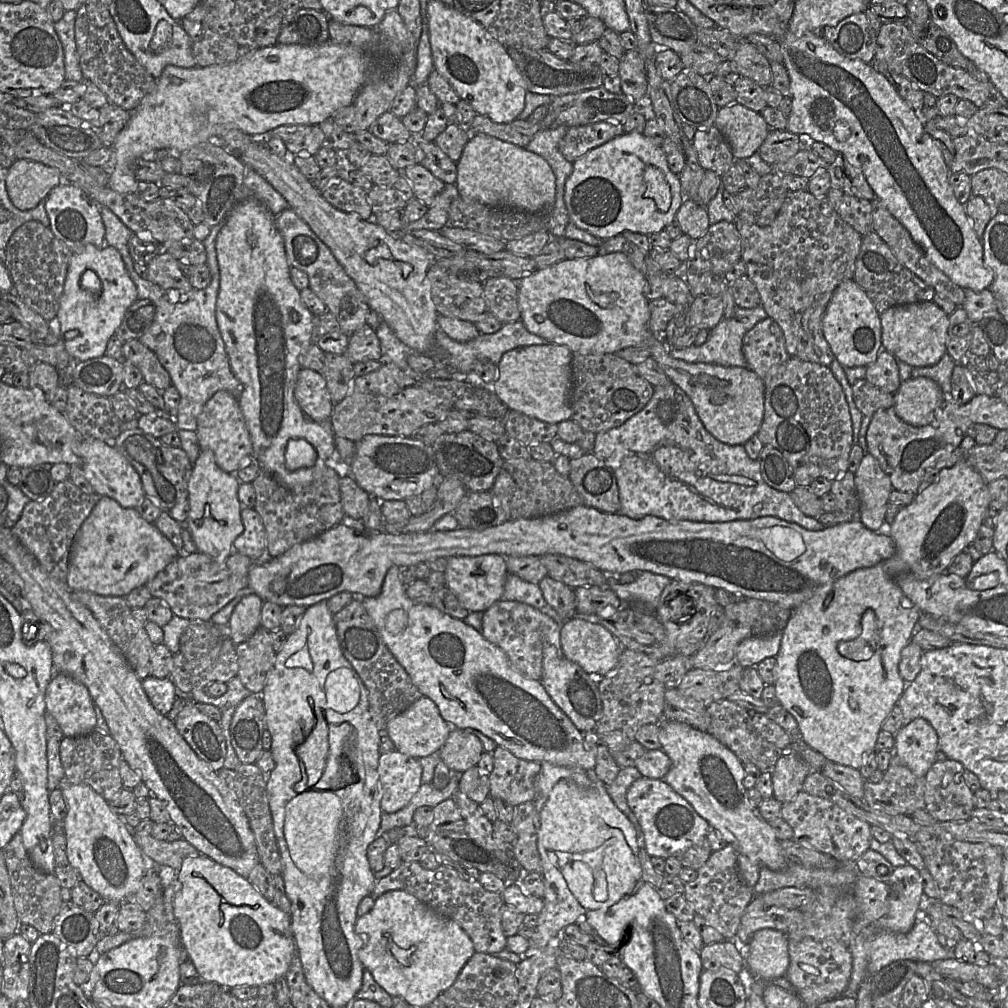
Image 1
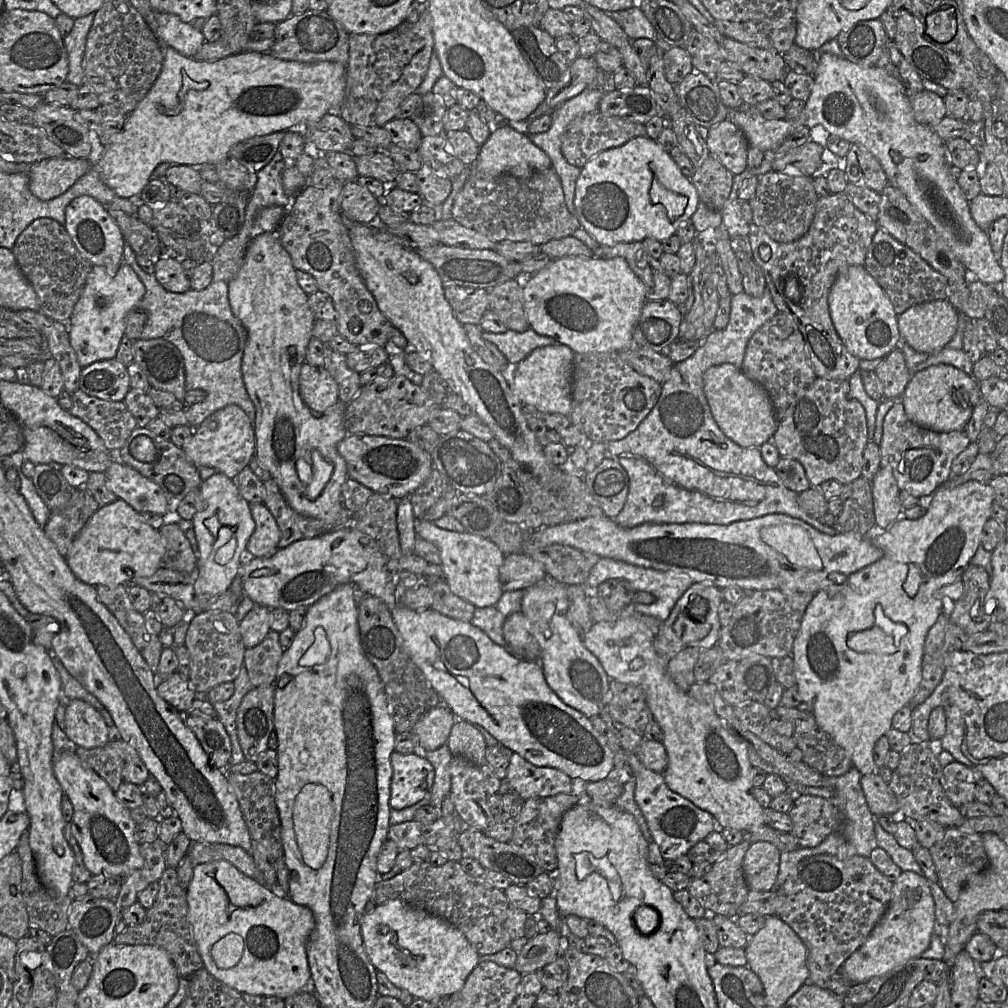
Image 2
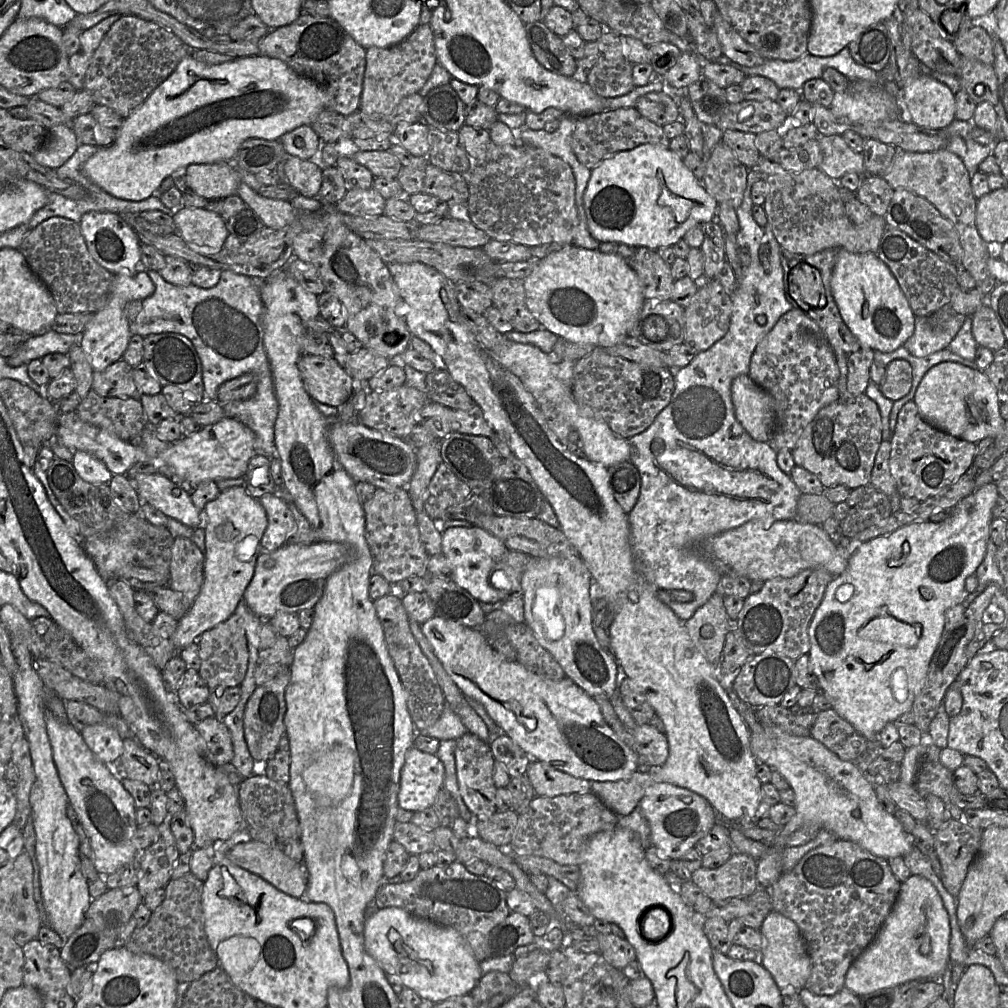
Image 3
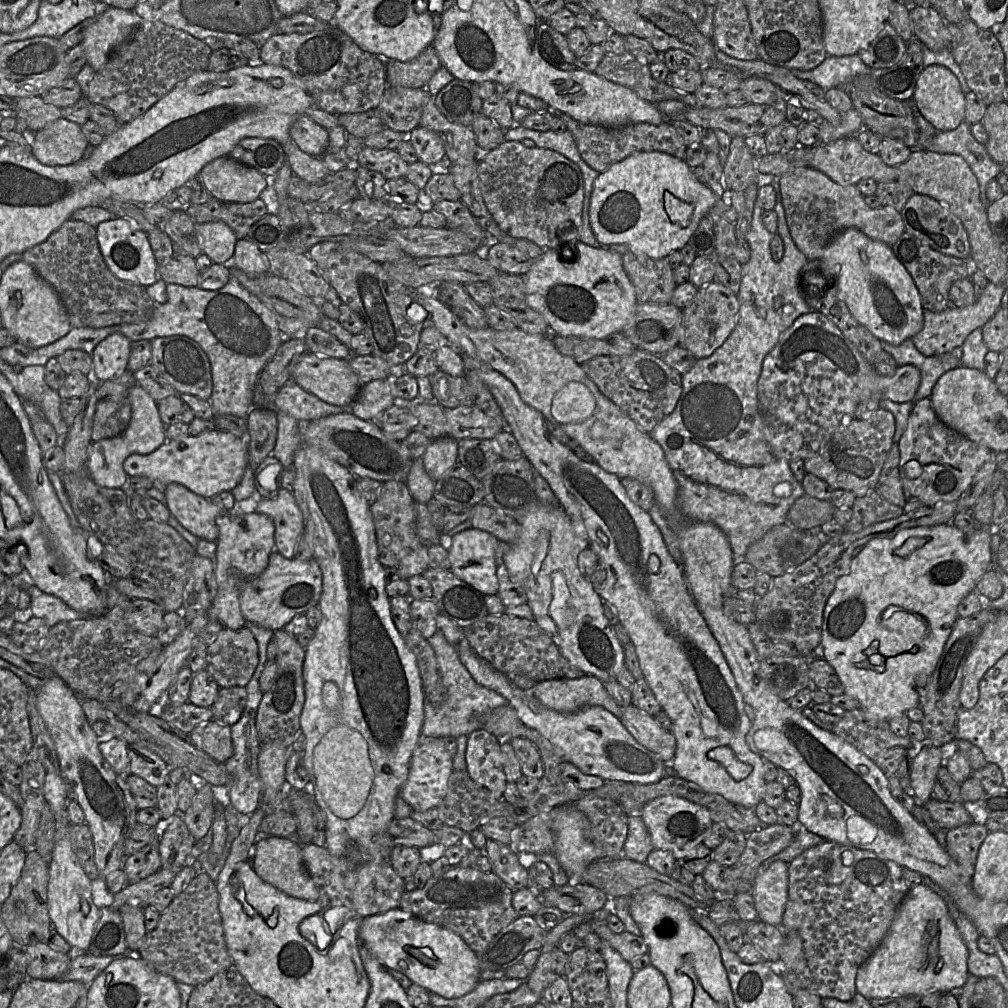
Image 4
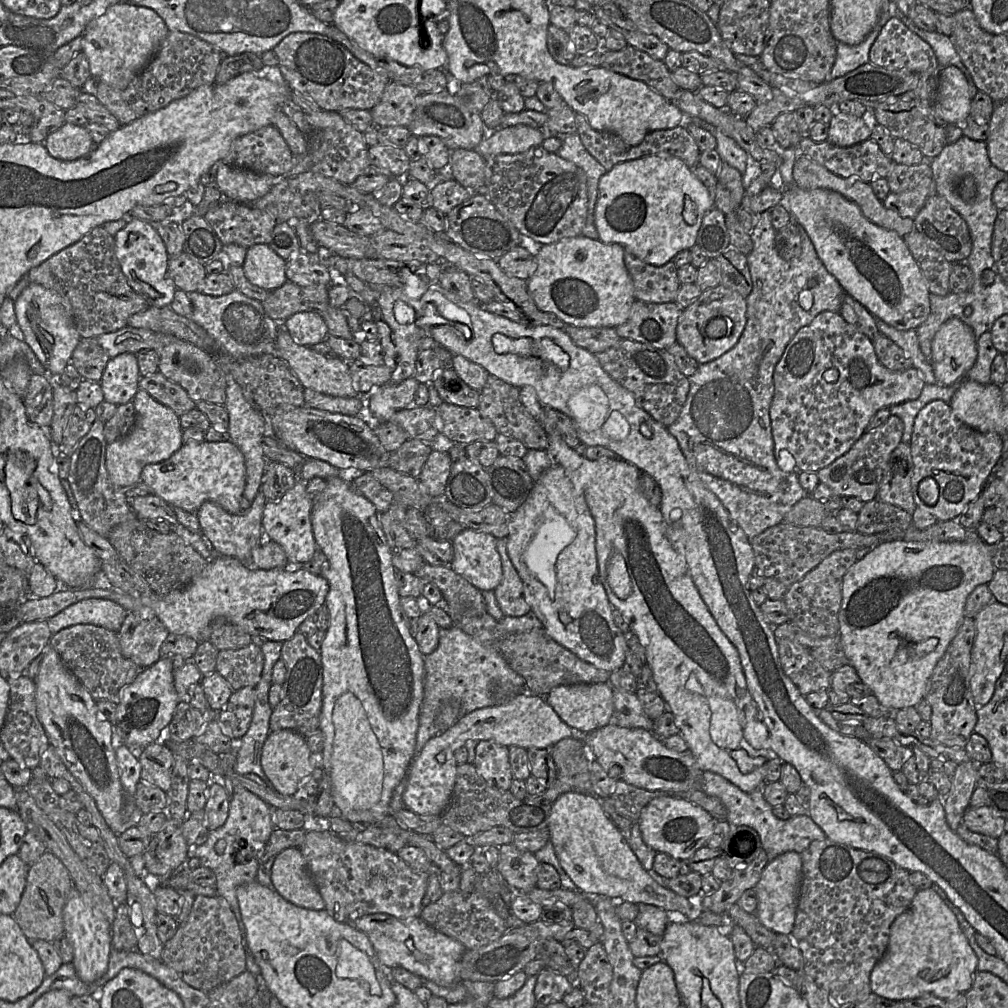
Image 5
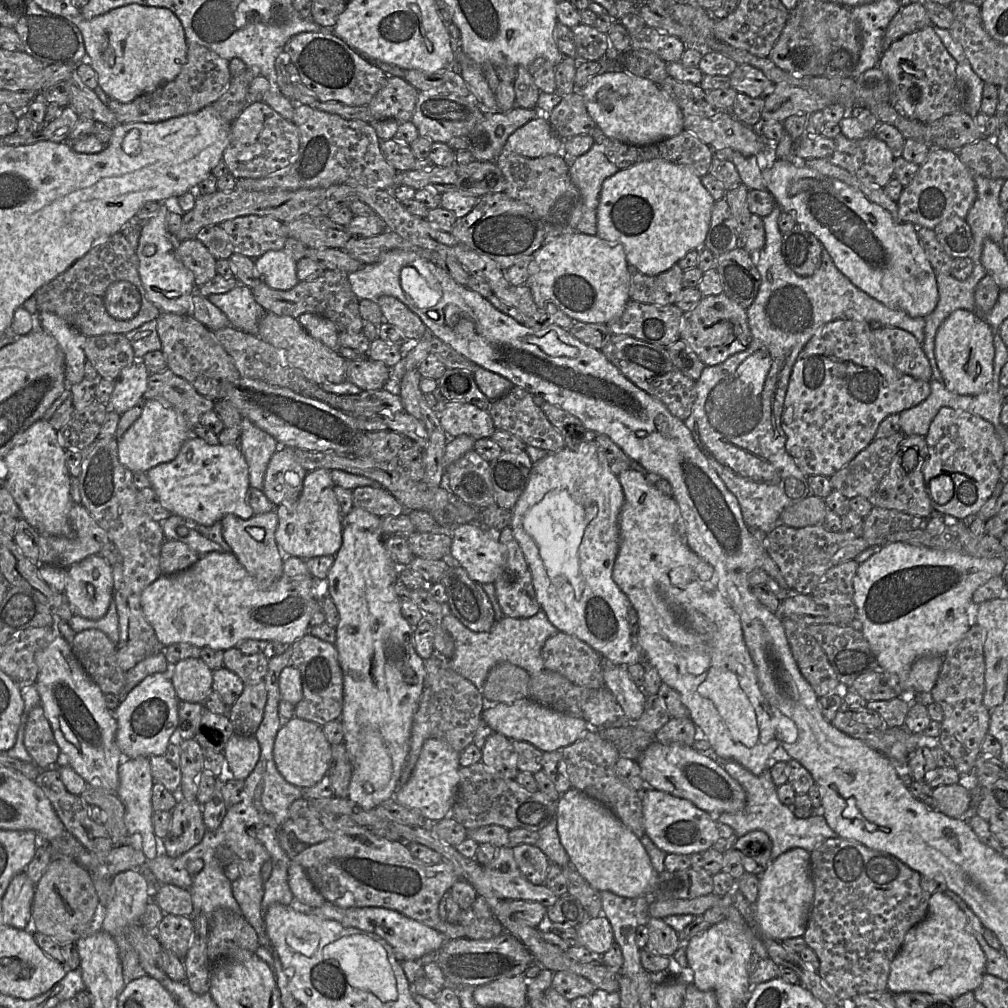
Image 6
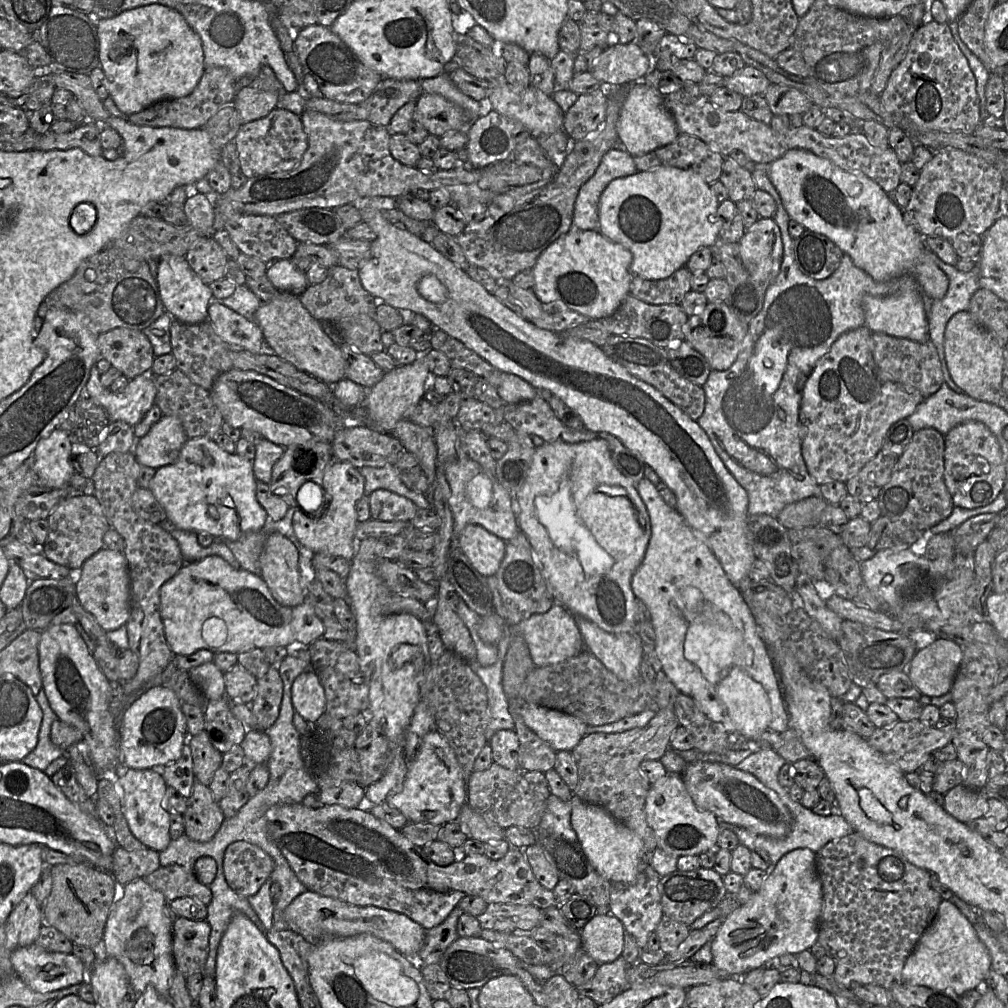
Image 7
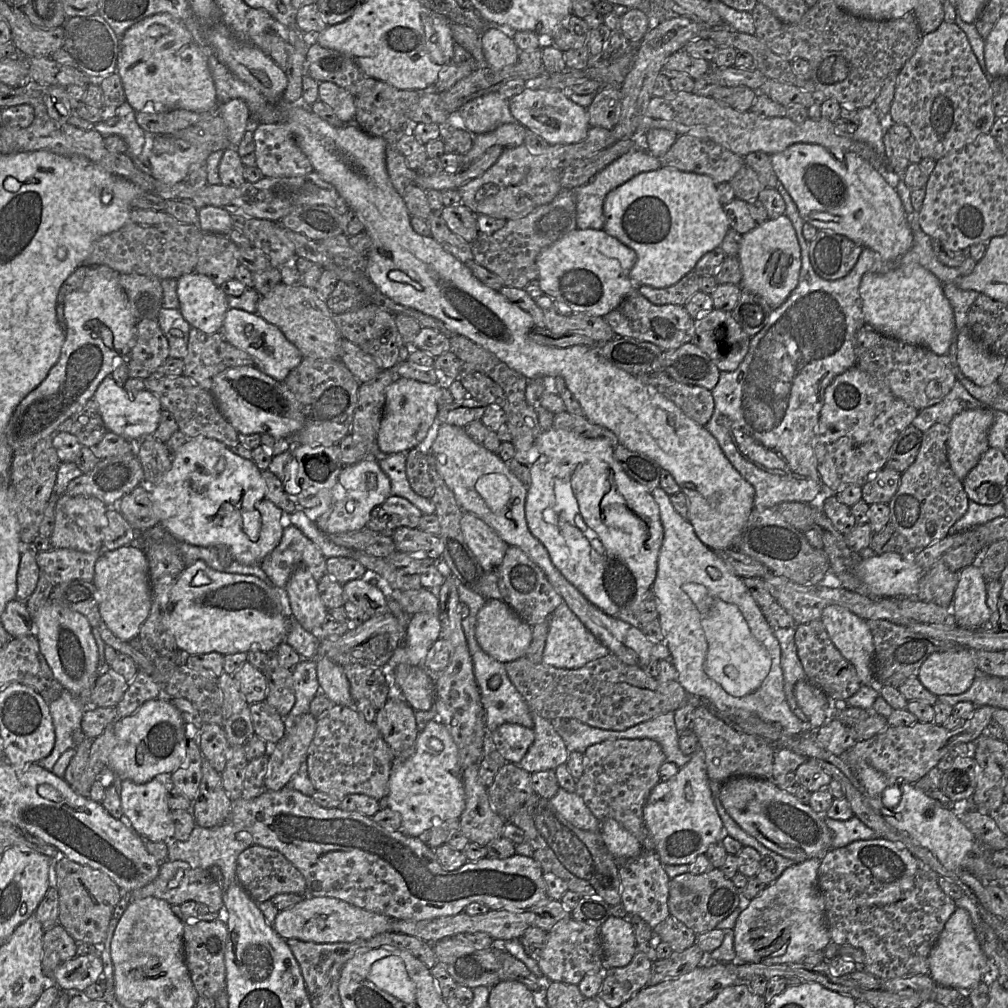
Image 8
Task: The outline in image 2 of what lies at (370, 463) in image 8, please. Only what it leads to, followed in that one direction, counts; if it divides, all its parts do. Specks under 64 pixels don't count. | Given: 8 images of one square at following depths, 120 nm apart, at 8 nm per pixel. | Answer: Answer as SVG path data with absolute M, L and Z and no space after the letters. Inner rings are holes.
M249 503L255 521L255 530L250 536L246 550L255 557L271 555L279 549L280 531L275 518L263 503Z

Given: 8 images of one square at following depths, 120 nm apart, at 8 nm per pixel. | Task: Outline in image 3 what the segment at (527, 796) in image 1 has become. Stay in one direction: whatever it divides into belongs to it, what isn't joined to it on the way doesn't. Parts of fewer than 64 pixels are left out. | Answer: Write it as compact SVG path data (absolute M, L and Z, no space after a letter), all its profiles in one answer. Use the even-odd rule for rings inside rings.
M531 760L525 776L530 780L536 796L553 797L565 794L591 792L591 781L576 778L557 770L545 762Z

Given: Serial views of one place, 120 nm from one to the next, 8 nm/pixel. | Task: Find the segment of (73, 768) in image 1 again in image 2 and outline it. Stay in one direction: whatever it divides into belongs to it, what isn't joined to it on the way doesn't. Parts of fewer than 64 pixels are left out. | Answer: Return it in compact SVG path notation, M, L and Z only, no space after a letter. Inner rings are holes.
M109 740L101 747L87 749L76 746L74 749L81 761L104 779L114 792L123 782L123 760L116 750L116 743L117 740Z

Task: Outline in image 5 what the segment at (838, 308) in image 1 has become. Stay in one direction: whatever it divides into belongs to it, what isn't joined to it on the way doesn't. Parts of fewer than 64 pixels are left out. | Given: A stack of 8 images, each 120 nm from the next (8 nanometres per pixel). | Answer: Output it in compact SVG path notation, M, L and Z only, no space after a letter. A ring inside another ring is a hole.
M792 185L789 188L783 188L783 203L781 204L784 204L787 207L792 218L805 229L818 257L824 264L827 271L836 278L847 295L858 301L875 318L883 320L885 323L898 330L917 329L922 323L924 323L930 313L930 291L921 269L909 251L904 238L901 237L897 232L887 230L873 224L863 215L861 209L856 203L848 200L838 192L828 189L803 189L796 185Z

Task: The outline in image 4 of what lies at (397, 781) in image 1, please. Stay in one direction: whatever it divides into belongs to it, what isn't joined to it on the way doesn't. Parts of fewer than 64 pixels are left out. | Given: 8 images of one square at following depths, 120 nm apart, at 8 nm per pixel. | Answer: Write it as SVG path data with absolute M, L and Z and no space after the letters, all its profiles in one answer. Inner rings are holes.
M443 737L423 738L413 752L408 778L399 795L415 812L437 809L446 796L453 771L453 755L446 750Z

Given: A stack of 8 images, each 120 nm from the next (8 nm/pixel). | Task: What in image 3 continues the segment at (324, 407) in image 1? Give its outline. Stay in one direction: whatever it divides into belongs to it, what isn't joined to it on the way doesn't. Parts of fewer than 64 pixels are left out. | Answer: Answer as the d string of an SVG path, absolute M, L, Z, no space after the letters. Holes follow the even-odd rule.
M302 355L298 368L314 402L341 407L357 388L354 378L334 358Z

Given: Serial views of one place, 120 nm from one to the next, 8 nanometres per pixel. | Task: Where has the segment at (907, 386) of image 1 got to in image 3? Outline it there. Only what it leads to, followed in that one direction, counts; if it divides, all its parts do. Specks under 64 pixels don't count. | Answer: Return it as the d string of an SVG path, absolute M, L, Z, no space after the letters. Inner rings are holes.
M957 362L933 366L921 380L913 401L920 415L931 425L974 444L984 438L995 438L1005 424L1000 414L1000 391L983 371Z

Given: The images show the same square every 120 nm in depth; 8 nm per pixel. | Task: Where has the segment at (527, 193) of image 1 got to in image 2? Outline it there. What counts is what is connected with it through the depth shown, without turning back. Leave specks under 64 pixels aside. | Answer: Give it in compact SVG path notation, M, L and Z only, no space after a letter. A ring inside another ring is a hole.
M508 123L496 128L480 146L479 155L473 166L477 175L499 176L512 175L517 178L527 178L535 172L544 171L552 167L550 158L537 147L527 134L512 128Z

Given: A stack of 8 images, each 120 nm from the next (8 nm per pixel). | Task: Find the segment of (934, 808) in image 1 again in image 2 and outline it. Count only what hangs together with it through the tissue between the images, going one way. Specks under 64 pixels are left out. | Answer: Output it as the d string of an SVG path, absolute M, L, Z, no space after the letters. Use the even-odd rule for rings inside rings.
M957 761L942 769L941 784L950 802L961 808L975 800L976 783L971 768Z

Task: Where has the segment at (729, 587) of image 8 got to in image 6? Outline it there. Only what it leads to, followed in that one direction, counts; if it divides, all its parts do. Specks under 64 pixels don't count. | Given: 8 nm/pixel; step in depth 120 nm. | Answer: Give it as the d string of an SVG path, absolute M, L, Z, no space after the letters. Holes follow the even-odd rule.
M634 469L622 472L618 475L618 479L624 492L625 502L619 515L620 547L613 566L612 578L622 592L626 594L637 613L637 635L641 646L647 653L650 663L657 669L663 683L679 692L683 704L689 710L689 718L697 727L698 732L701 732L710 743L714 757L717 760L735 761L752 774L760 775L767 769L767 763L780 743L776 738L776 716L761 692L757 670L745 644L739 617L718 590L704 587L704 583L714 577L716 573L710 564L689 548L685 539L685 523L674 498L661 493L647 481L642 473Z

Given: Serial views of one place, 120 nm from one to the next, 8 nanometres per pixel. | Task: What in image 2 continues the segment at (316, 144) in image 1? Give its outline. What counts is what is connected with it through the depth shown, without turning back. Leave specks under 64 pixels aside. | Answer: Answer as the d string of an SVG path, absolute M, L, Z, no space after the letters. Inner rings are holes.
M280 131L241 141L232 146L229 156L257 172L273 159L287 132Z

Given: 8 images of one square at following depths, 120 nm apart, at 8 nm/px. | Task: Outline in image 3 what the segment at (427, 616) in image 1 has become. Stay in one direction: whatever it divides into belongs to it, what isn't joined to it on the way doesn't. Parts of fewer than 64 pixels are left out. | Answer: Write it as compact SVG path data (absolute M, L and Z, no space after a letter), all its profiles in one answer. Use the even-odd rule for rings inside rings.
M434 615L421 625L421 632L428 640L433 648L434 654L441 662L443 668L450 676L455 685L459 688L463 696L467 700L480 703L486 710L491 719L501 728L502 734L508 735L515 743L517 743L533 760L545 762L553 768L568 773L576 778L582 778L590 781L616 781L629 777L639 768L638 754L628 746L618 735L610 728L605 721L599 704L596 700L587 695L580 687L578 687L572 680L565 677L563 679L553 680L543 677L531 669L527 668L517 660L508 660L503 655L494 650L485 639L484 635L477 628L470 628L459 624L455 621Z

